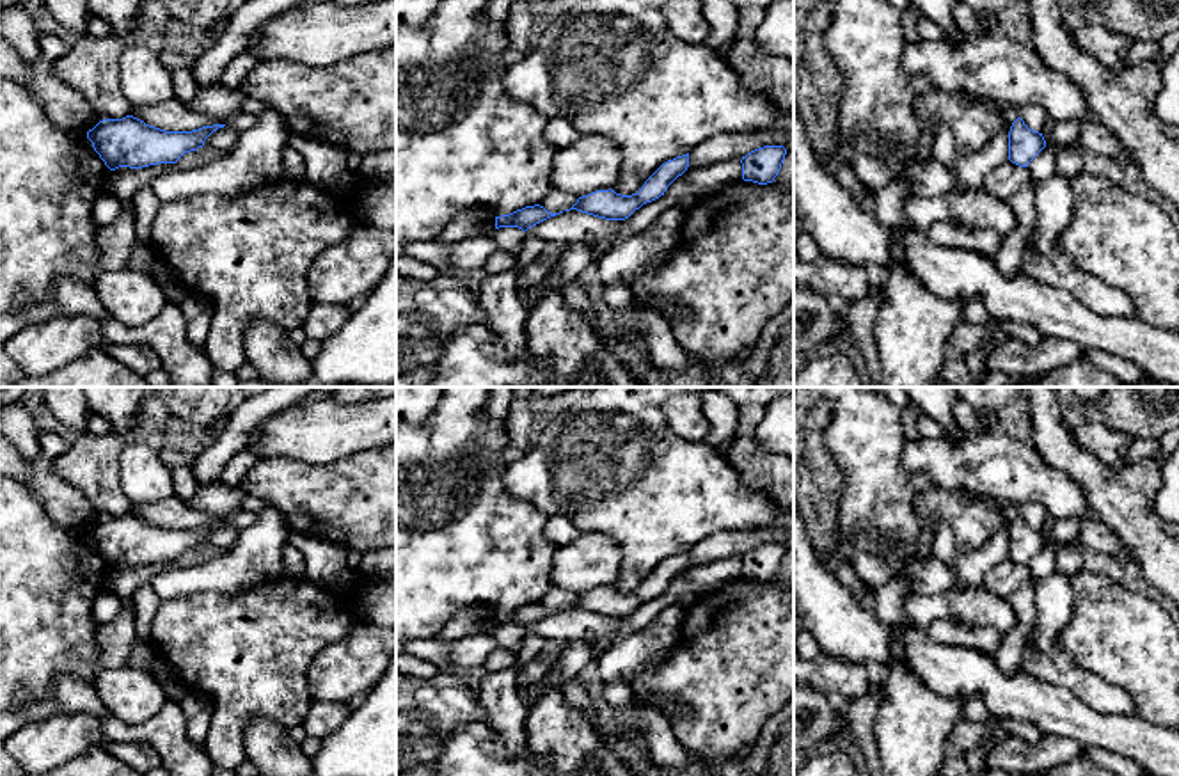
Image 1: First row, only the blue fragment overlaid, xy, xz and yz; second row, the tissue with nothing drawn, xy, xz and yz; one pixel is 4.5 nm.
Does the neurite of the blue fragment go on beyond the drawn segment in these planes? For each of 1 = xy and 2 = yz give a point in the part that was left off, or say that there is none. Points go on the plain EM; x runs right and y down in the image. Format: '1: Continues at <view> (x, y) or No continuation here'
1: No continuation here
2: No continuation here

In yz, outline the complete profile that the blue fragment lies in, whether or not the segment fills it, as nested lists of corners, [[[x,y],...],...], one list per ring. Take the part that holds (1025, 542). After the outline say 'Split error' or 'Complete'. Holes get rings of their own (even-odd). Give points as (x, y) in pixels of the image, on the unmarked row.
[[[1017,515],[1009,529],[1009,558],[1019,565],[1028,561],[1046,545],[1042,531],[1030,527],[1021,515]]]. Complete

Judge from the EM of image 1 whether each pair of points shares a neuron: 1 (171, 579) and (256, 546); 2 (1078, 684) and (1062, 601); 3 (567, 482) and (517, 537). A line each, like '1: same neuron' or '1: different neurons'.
1: same neuron
2: same neuron
3: different neurons

